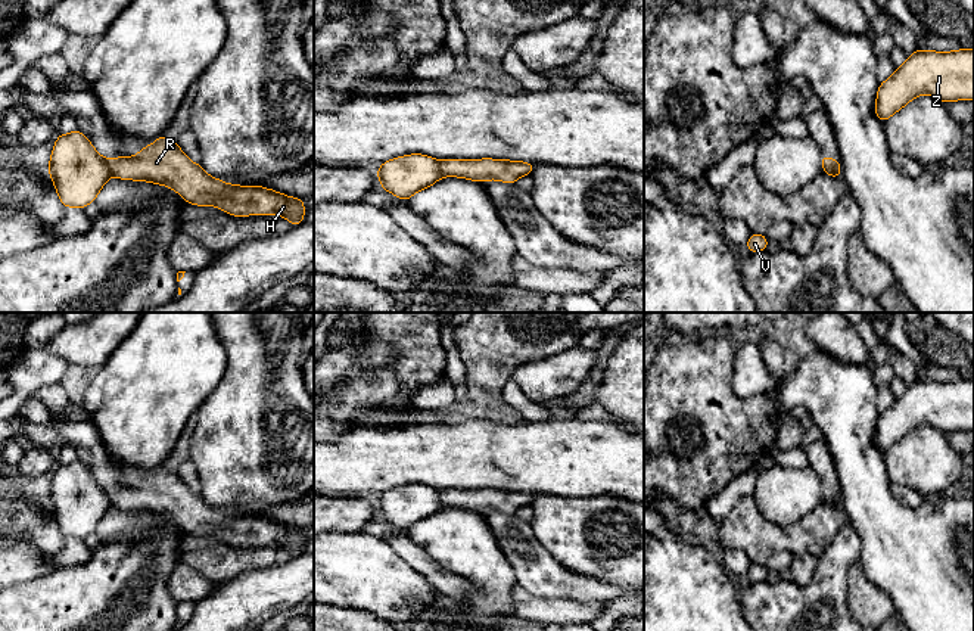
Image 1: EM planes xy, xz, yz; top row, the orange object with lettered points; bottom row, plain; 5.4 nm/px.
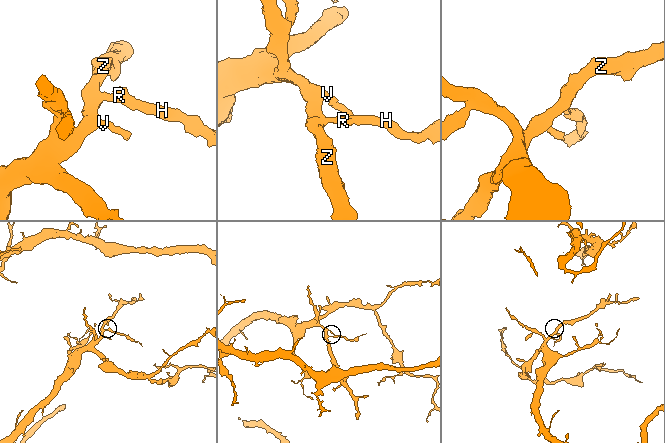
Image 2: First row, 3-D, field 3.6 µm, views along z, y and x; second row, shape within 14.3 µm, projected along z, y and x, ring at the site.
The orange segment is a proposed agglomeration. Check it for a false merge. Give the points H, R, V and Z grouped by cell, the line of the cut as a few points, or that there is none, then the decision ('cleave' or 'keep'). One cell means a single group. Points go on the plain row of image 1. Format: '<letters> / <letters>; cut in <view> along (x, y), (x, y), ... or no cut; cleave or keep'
H R / V Z; cut in xz along (436, 491), (441, 506); cleave

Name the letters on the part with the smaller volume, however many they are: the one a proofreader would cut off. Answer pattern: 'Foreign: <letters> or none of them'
Foreign: H, R

